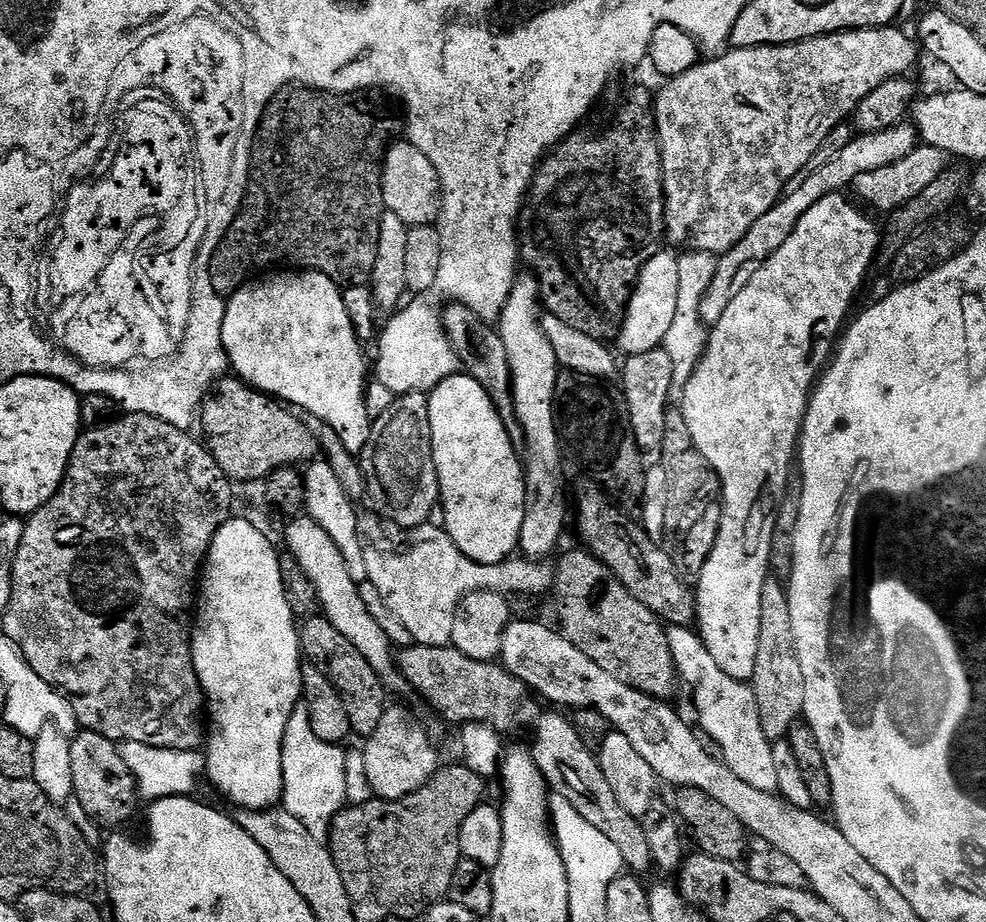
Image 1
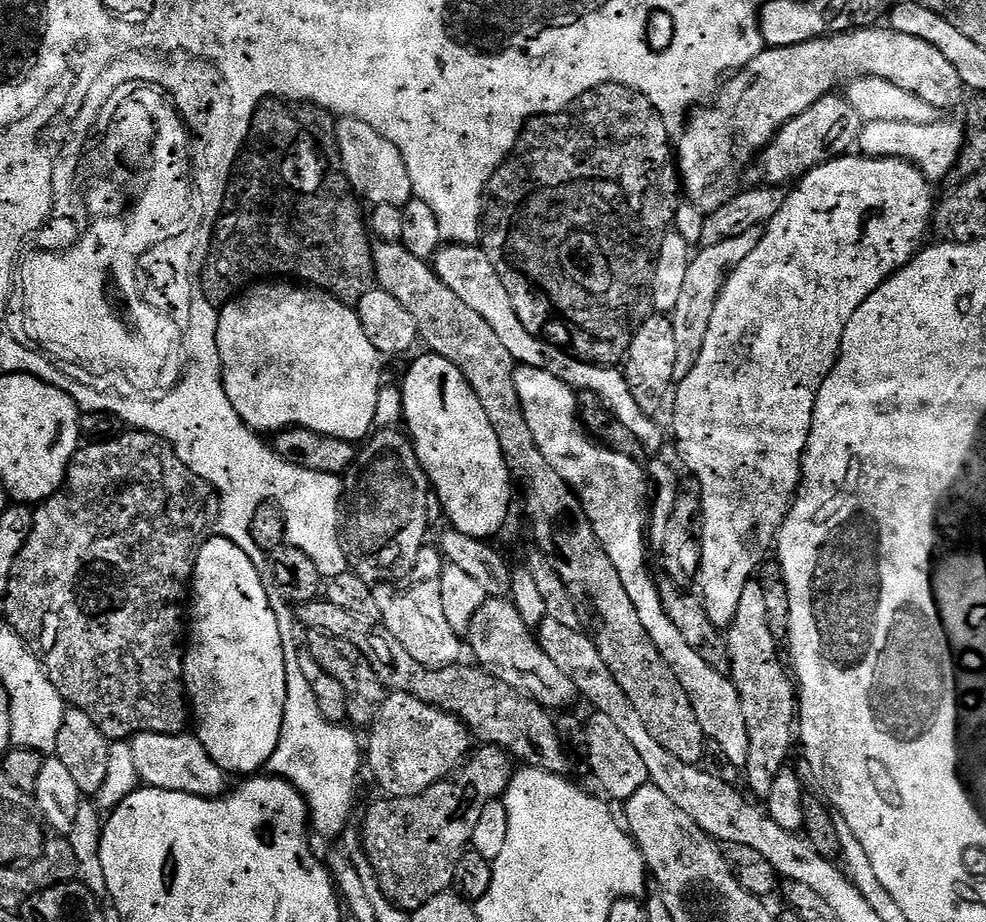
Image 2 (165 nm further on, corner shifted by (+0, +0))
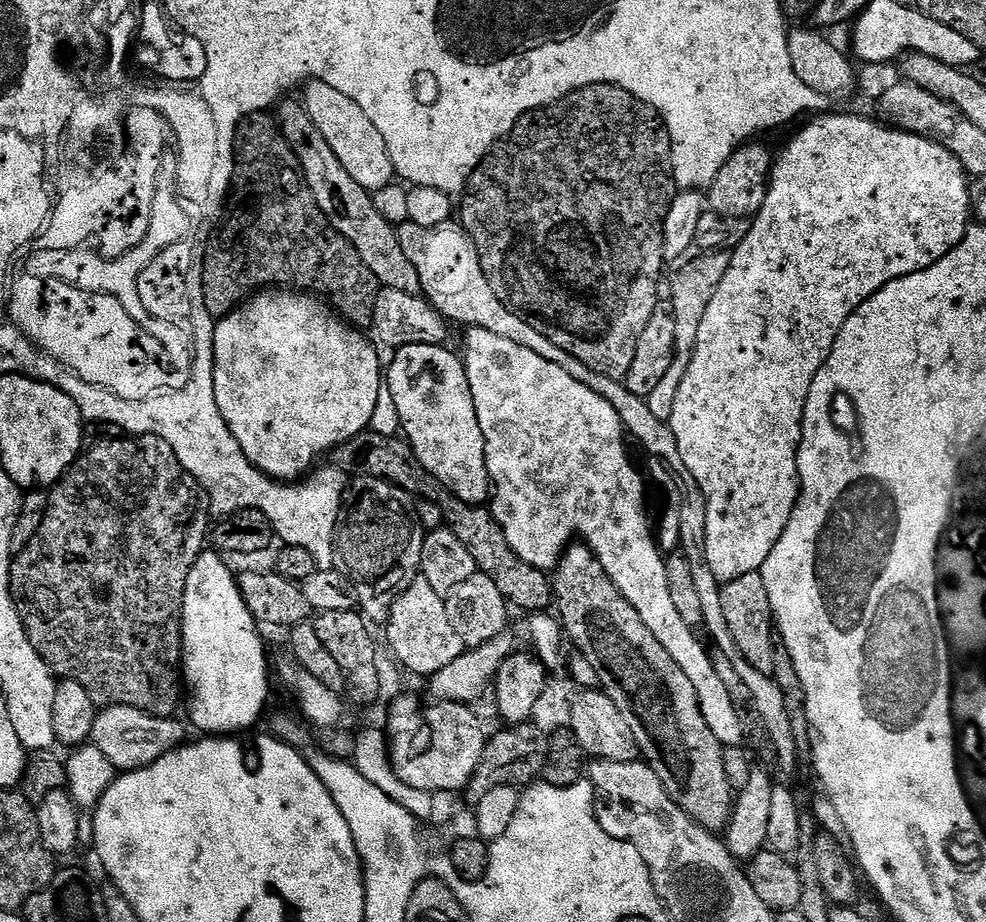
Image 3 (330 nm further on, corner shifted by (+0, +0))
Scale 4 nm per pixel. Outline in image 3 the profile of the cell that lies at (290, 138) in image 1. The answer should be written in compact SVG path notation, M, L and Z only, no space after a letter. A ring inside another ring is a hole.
M267 111L252 112L245 116L239 128L236 129L236 172L232 175L232 187L230 195L226 201L226 215L223 217L222 223L215 229L214 235L207 241L208 253L204 256L204 308L212 315L212 318L221 316L229 316L234 309L240 307L245 300L256 295L257 292L267 289L269 286L283 286L288 290L299 290L307 292L317 298L323 298L330 302L331 307L347 323L355 326L360 330L368 330L373 327L372 319L374 318L374 306L376 299L381 290L381 284L378 278L374 278L374 274L370 274L370 270L362 262L362 258L358 254L358 250L354 250L354 246L346 238L342 238L342 234L338 234L338 230L334 230L334 226L326 218L326 214L322 214L322 210L318 210L318 206L314 202L314 198L308 193L308 189L302 179L301 173L295 167L288 168L288 160L290 164L290 149L284 133L280 131L279 123L275 119L268 117Z

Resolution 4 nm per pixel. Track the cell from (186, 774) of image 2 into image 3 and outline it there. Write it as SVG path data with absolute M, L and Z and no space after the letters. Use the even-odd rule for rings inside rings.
M114 706L97 711L90 743L98 746L121 773L133 772L158 762L158 758L185 743L184 728L178 721L167 716L151 716L130 706Z

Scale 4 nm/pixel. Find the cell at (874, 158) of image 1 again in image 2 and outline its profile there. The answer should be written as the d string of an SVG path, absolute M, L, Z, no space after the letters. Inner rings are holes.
M760 228L746 230L743 234L730 238L726 242L700 248L689 262L686 279L678 298L678 306L674 306L670 314L674 326L674 346L678 349L678 358L674 362L674 378L677 382L684 380L686 374L694 370L694 362L698 354L702 354L702 342L706 342L706 329L710 327L710 317L714 315L714 306L732 271L754 251L754 246L758 246L760 233Z

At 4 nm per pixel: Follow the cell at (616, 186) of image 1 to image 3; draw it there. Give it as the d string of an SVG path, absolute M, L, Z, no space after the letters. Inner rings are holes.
M613 84L575 88L555 106L556 108L551 107L550 112L536 112L536 116L528 116L528 120L524 120L524 124L516 128L516 136L512 136L508 144L500 144L500 148L485 156L464 187L464 201L461 204L459 201L458 204L458 220L478 250L482 270L490 286L494 286L494 294L498 294L500 301L510 311L516 312L518 318L534 326L538 334L542 334L542 338L566 350L568 356L582 362L582 366L586 366L594 374L624 382L627 381L630 366L634 363L634 354L638 351L638 338L642 338L642 330L646 330L650 314L654 314L654 306L661 295L660 275L663 274L664 267L666 270L664 223L678 191L676 179L672 176L672 139L663 118L650 105Z

